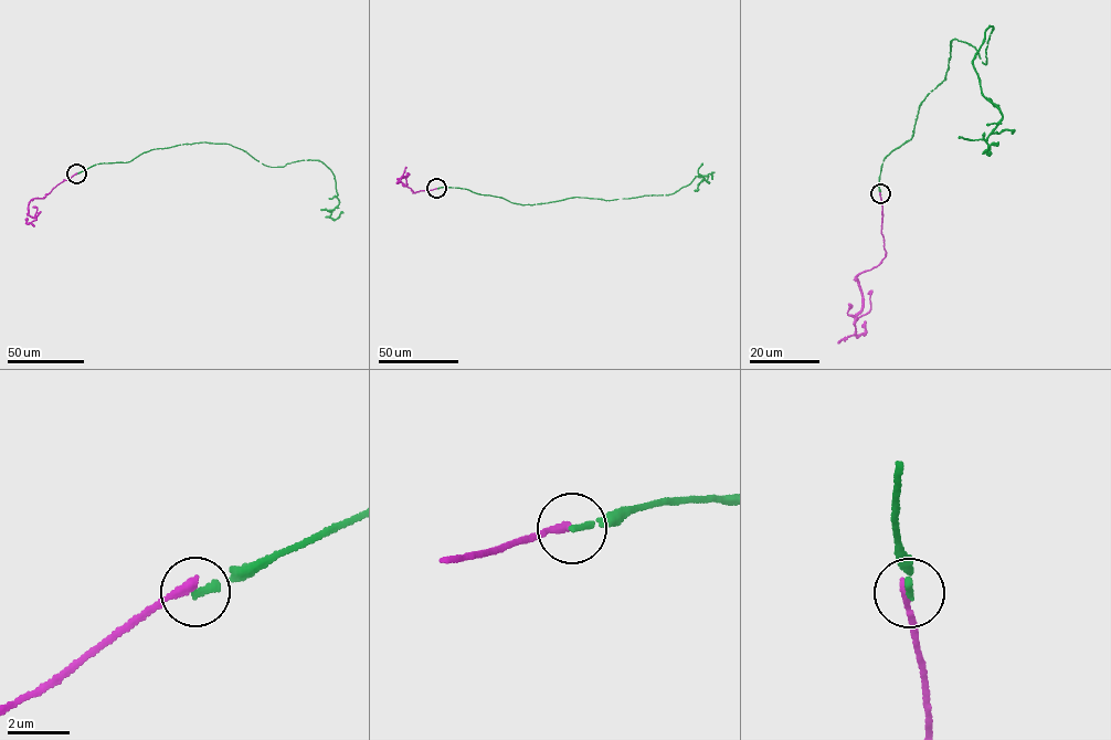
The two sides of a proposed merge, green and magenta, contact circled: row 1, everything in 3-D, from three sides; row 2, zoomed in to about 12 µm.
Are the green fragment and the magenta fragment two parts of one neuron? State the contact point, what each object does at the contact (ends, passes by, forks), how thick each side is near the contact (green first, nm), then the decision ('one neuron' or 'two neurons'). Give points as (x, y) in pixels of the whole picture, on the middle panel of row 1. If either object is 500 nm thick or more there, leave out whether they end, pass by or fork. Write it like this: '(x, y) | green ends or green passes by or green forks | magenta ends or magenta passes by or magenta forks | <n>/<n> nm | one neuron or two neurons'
(436, 188) | green ends | magenta ends | 240/280 nm | two neurons

